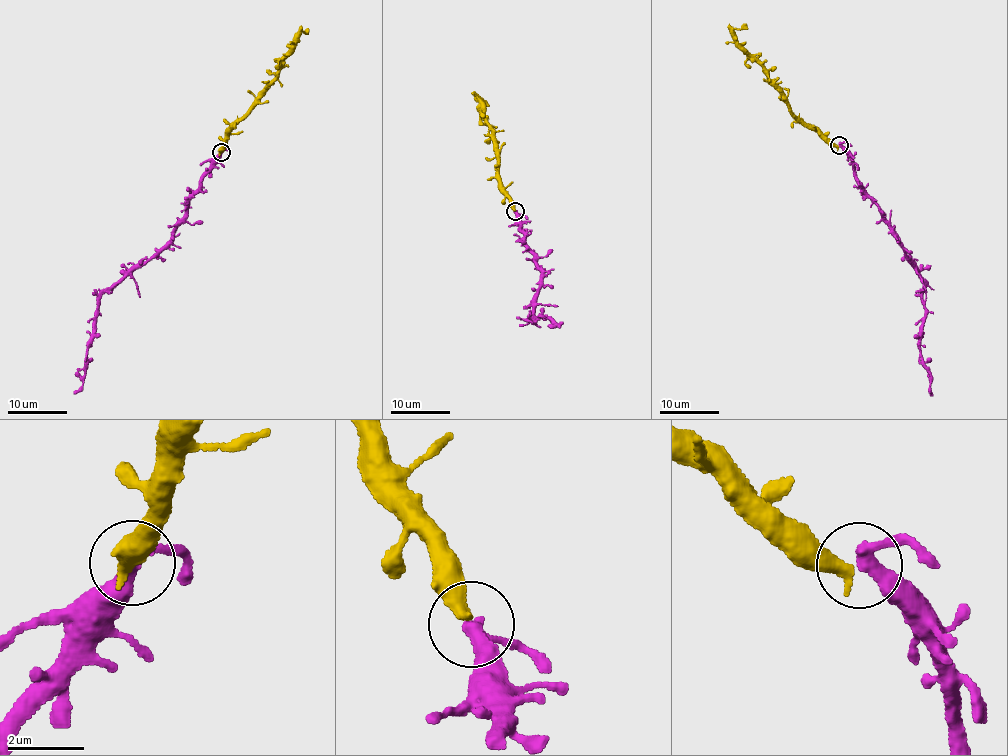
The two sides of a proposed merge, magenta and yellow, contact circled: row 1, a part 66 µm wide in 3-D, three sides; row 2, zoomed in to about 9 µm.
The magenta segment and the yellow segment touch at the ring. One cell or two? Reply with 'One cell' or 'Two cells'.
One cell

